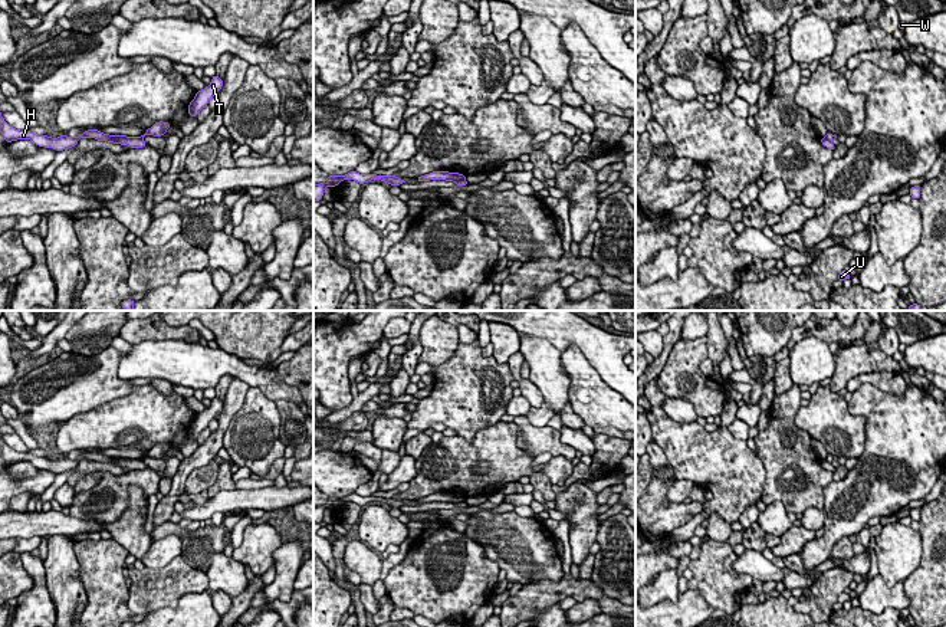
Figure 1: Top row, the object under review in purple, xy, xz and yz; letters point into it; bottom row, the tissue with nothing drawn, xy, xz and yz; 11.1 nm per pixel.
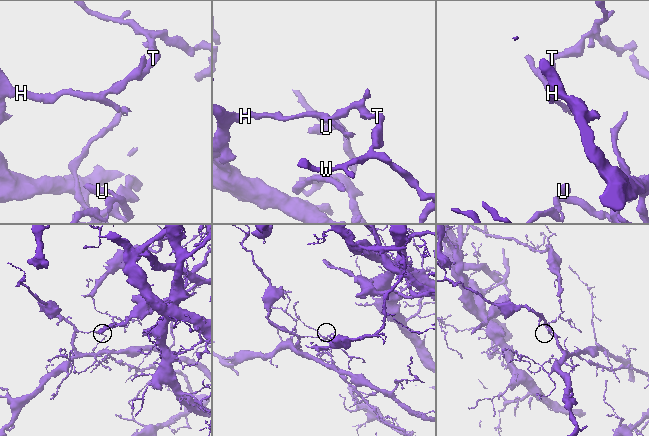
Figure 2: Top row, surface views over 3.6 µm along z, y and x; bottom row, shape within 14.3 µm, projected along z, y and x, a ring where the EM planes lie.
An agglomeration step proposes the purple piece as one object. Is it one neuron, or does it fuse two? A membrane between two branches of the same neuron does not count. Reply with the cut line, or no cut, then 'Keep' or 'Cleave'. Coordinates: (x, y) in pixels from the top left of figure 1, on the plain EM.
Split along xy (137, 459), (141, 460). Cleave

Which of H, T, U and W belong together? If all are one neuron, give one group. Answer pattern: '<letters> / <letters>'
H / T U W

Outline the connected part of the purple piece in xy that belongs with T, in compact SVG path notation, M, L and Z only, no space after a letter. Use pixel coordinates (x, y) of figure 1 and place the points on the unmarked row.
M214 397L211 404L204 411L196 414L194 421L188 427L188 437L197 439L197 436L208 427L208 423L223 410L223 401Z

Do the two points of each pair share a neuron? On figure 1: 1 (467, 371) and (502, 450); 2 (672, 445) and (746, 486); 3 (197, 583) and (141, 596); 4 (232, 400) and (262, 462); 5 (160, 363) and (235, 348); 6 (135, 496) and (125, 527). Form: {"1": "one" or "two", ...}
{"1": "two", "2": "one", "3": "one", "4": "two", "5": "two", "6": "one"}

